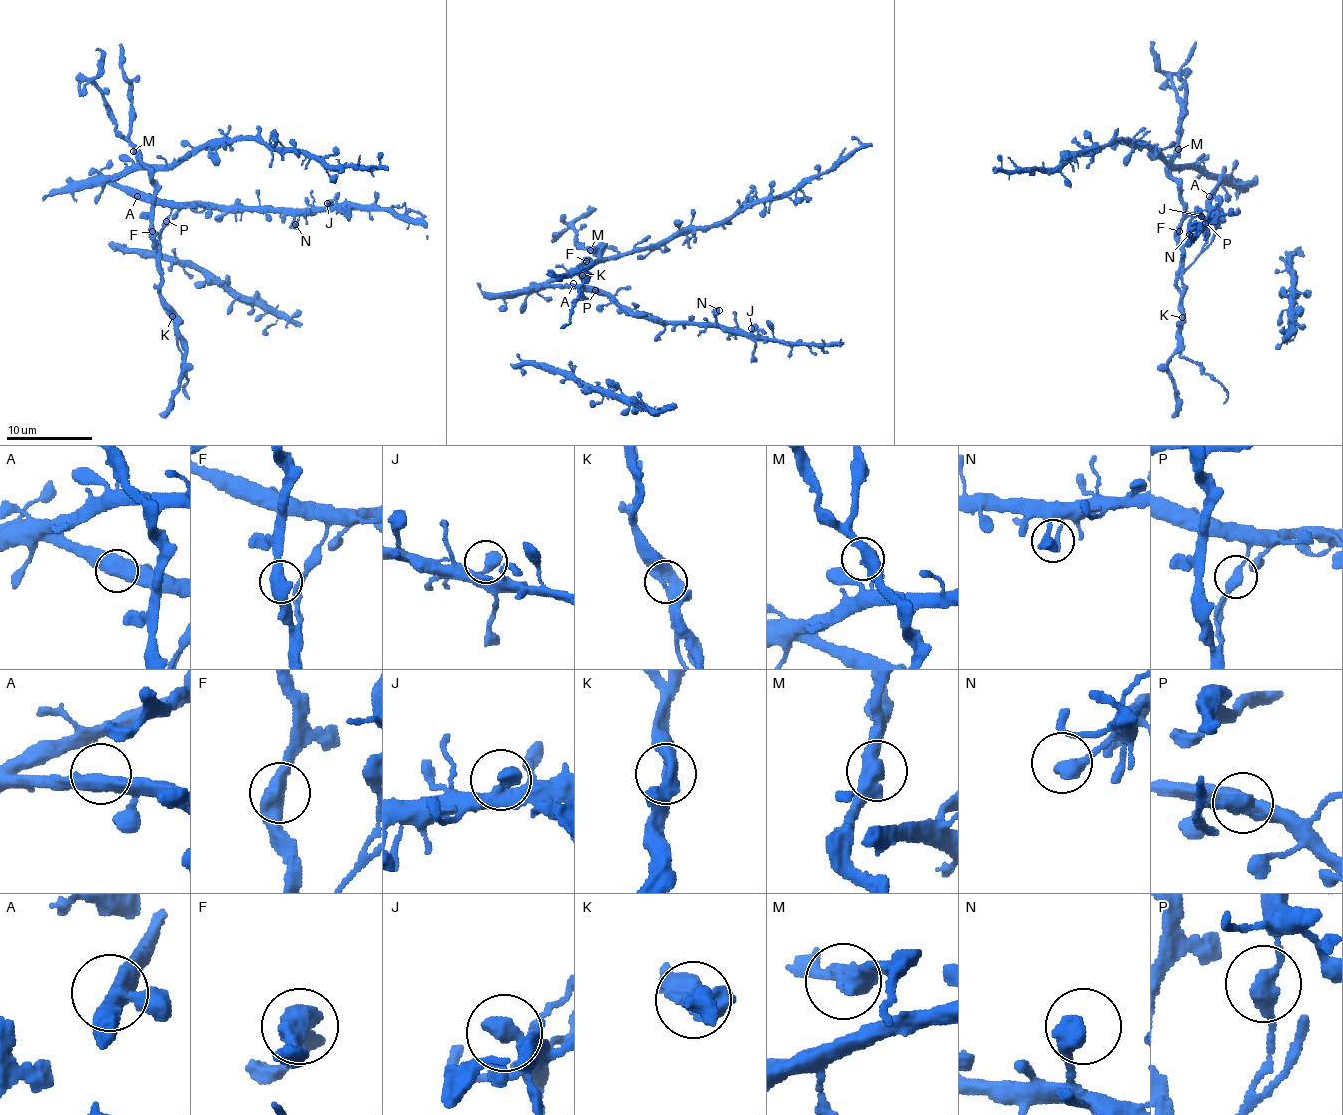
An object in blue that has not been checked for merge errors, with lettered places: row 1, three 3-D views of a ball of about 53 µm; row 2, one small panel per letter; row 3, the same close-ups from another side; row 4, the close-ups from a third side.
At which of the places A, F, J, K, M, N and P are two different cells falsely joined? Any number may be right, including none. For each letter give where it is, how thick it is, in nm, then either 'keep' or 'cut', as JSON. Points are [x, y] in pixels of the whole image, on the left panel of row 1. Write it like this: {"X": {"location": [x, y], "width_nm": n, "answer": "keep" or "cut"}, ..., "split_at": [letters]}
{"A": {"location": [137, 196], "width_nm": 550, "answer": "keep"}, "F": {"location": [152, 231], "width_nm": 550, "answer": "keep"}, "J": {"location": [327, 203], "width_nm": 550, "answer": "keep"}, "K": {"location": [172, 316], "width_nm": 500, "answer": "cut"}, "M": {"location": [133, 151], "width_nm": 500, "answer": "keep"}, "N": {"location": [295, 224], "width_nm": 550, "answer": "keep"}, "P": {"location": [166, 221], "width_nm": 380, "answer": "cut"}, "split_at": ["K", "P"]}

